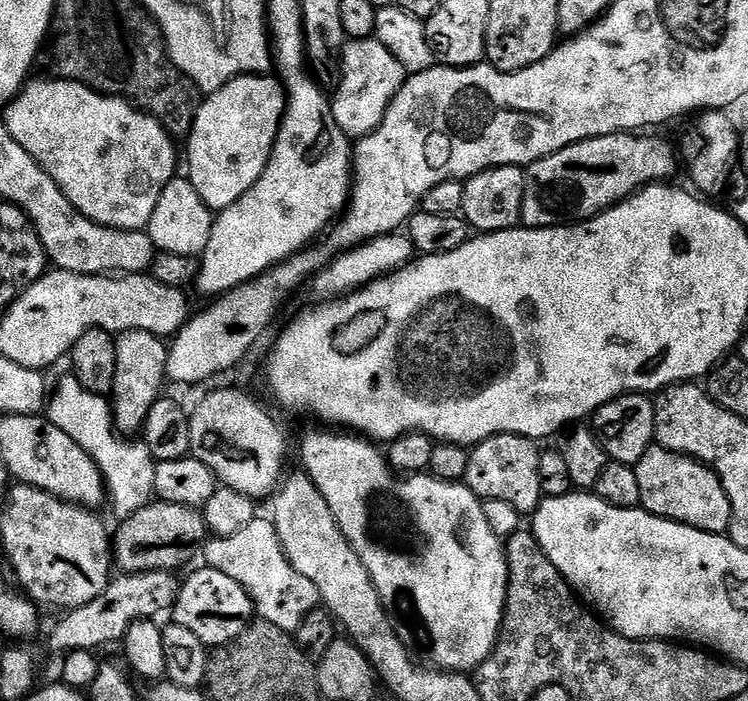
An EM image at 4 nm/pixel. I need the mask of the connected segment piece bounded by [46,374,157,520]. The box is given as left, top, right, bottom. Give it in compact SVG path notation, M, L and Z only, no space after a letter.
M65 374L59 380L55 392L53 389L51 393L46 415L54 426L65 431L94 459L103 474L106 494L117 519L130 517L153 501L154 470L157 463L144 441L124 439L116 433L111 403L107 397L93 394L78 382L76 376Z

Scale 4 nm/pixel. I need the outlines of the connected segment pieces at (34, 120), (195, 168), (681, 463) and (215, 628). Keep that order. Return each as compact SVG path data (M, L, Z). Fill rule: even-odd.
M32 78L25 83L20 93L8 103L7 108L3 109L2 123L6 126L6 130L10 130L14 142L18 142L18 146L22 146L22 150L26 150L26 154L30 154L30 158L37 160L44 172L50 174L50 178L54 178L54 182L62 190L62 194L66 194L66 198L83 216L90 218L95 224L101 224L103 228L117 228L127 232L138 232L147 229L150 218L154 214L154 206L158 206L158 198L162 198L162 190L166 190L166 186L170 181L177 179L177 141L150 113L137 108L135 104L131 104L128 100L119 96L106 96L103 92L96 92L92 88L87 88L85 84L79 84L73 80L51 79L35 80L35 78Z
M249 74L228 80L218 91L205 95L203 99L204 104L202 100L196 109L192 131L186 137L188 143L186 178L194 186L194 190L198 190L205 206L218 214L223 208L238 202L238 198L246 195L256 185L258 178L262 178L268 159L272 157L272 147L278 138L286 97L284 85L275 75Z
M653 446L646 450L646 454L642 454L642 458L634 467L642 493L640 507L644 511L703 532L727 533L732 524L730 498L726 498L726 490L722 486L720 476L711 466L703 464L693 456L683 456Z
M200 566L197 572L183 577L170 616L174 623L186 626L190 634L195 634L204 645L215 650L247 630L248 625L253 623L254 609L252 599L248 597L246 590L242 590L242 586L238 586L238 582L234 582L234 578L222 574L222 570Z

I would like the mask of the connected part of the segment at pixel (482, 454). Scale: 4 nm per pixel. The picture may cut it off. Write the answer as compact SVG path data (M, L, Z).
M498 434L486 438L469 451L470 466L466 466L463 483L481 501L507 502L521 514L531 514L542 499L542 485L538 479L538 458L541 451L541 445L528 436Z

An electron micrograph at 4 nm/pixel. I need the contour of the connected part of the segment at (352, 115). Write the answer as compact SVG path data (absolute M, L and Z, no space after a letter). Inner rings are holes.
M375 38L367 40L349 39L341 48L338 57L340 68L340 85L336 88L336 96L331 97L334 122L350 138L369 136L386 114L390 102L403 86L406 73L398 60Z

